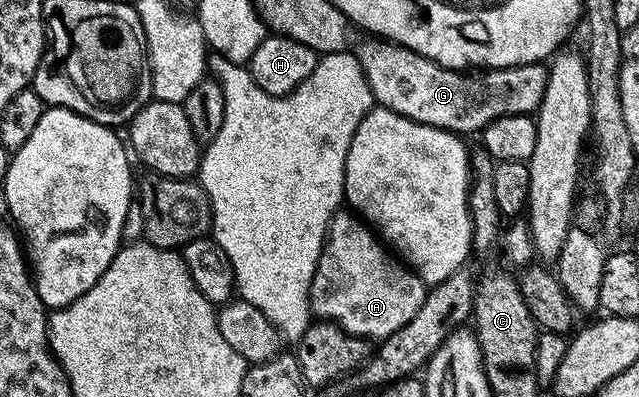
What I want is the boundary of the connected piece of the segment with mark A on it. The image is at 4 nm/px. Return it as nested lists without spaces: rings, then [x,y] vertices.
[[[340,209],[330,218],[310,286],[310,309],[319,320],[332,322],[350,335],[359,335],[361,339],[381,341],[416,317],[416,309],[420,309],[427,290],[427,284],[421,277],[395,258],[384,246],[383,240],[357,214]]]

